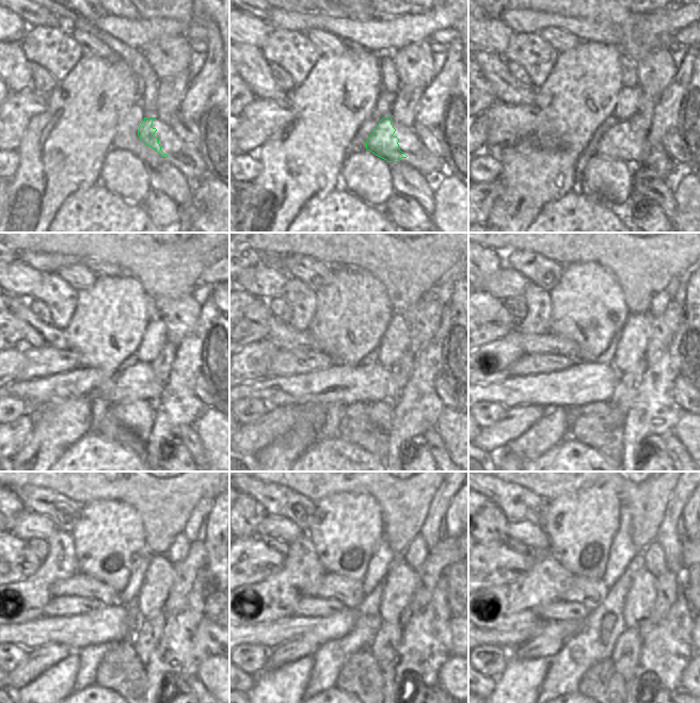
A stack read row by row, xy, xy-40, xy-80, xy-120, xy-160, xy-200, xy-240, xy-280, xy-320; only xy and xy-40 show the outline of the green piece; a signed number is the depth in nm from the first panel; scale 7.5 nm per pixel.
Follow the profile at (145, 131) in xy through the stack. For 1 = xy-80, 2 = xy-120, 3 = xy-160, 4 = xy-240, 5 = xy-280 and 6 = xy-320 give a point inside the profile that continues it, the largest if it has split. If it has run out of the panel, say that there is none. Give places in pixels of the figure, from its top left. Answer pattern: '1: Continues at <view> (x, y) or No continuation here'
1: Continues at xy-80 (618, 143)
2: Continues at xy-120 (137, 383)
3: Continues at xy-160 (339, 384)
4: Continues at xy-240 (108, 623)
5: Continues at xy-280 (318, 629)
6: Continues at xy-320 (521, 633).

